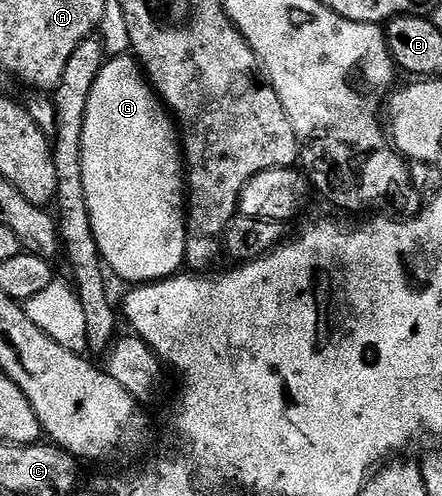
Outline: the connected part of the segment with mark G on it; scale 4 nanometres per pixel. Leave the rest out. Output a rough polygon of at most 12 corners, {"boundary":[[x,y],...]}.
{"boundary":[[131,55],[90,91],[82,179],[128,283],[181,272],[182,142]]}

